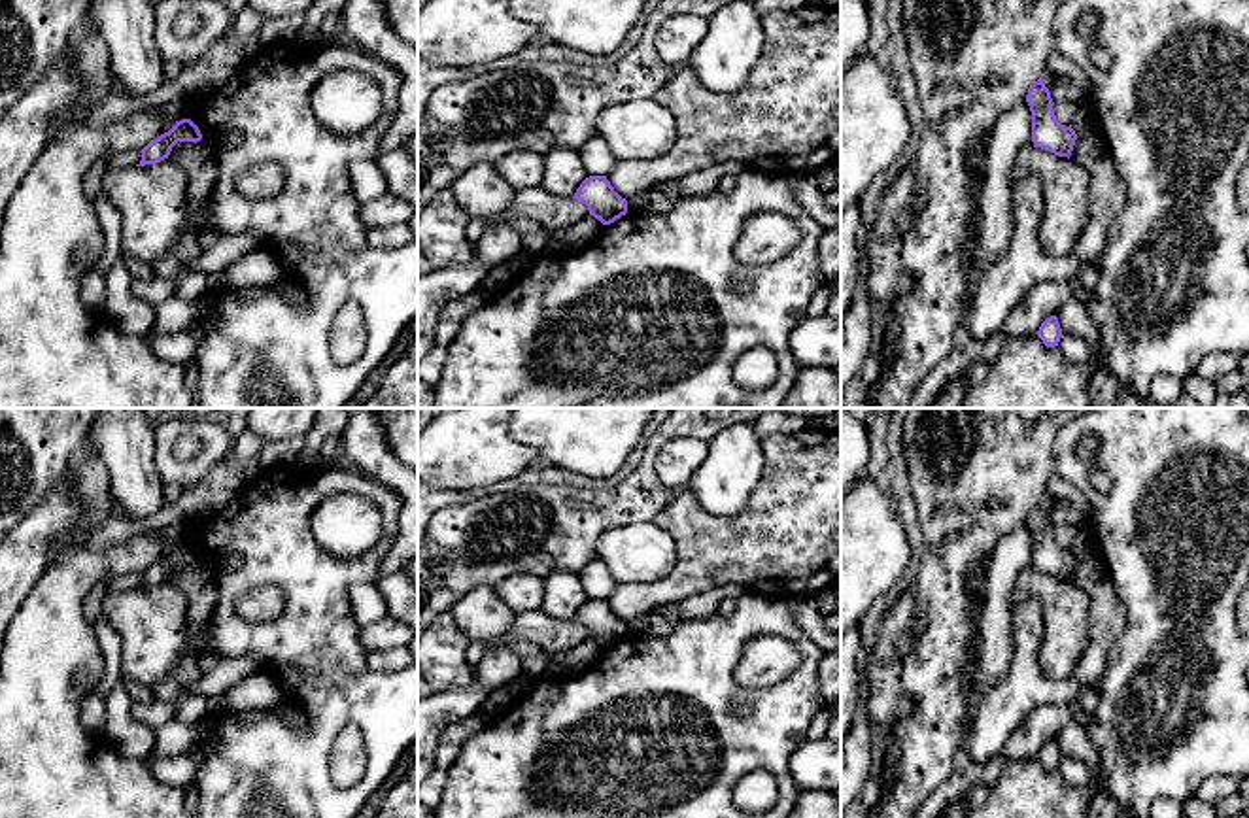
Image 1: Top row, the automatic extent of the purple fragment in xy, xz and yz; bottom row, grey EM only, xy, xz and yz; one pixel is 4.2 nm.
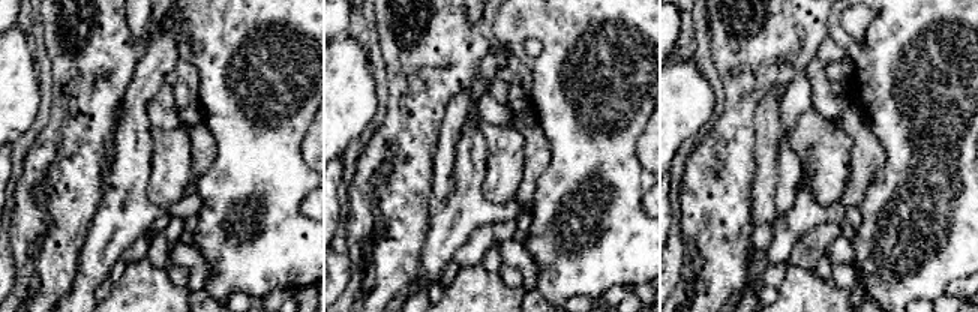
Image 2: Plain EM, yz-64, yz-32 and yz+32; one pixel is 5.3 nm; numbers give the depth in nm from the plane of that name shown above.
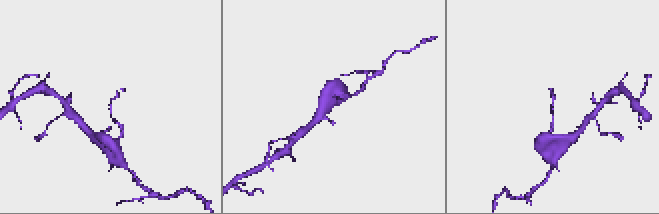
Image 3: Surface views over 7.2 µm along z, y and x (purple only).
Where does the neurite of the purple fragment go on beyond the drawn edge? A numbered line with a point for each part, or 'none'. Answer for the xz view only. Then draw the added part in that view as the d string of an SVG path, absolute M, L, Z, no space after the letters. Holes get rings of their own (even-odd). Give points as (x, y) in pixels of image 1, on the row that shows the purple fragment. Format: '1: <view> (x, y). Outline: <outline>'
none

